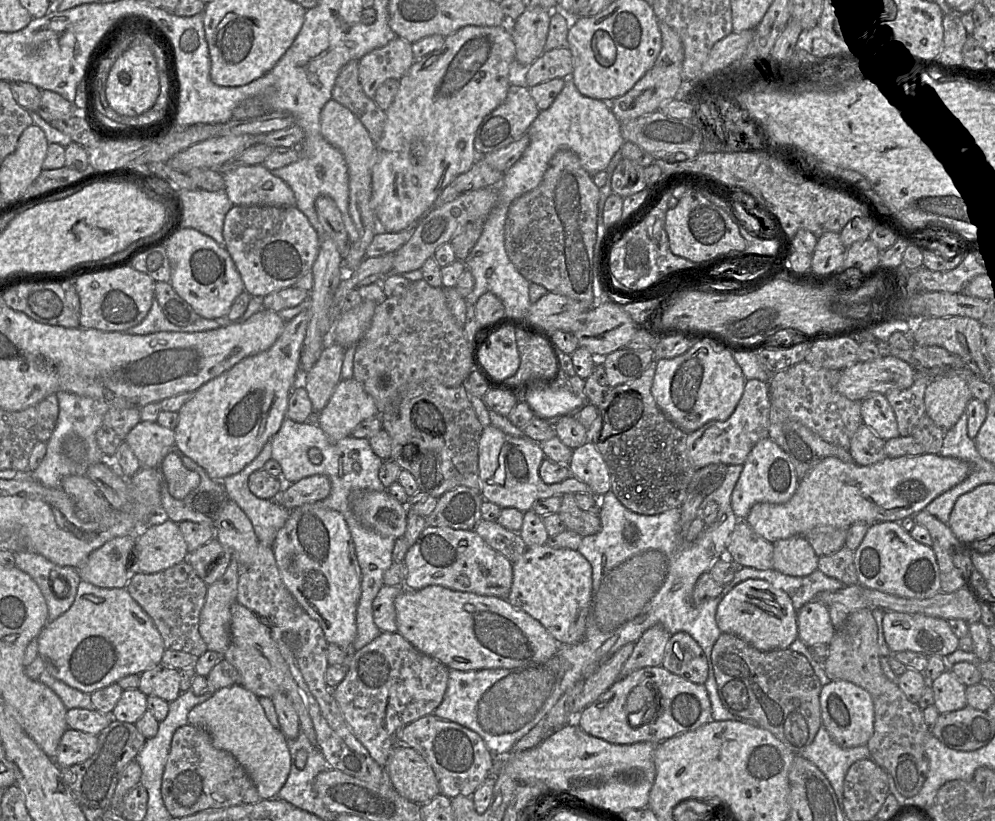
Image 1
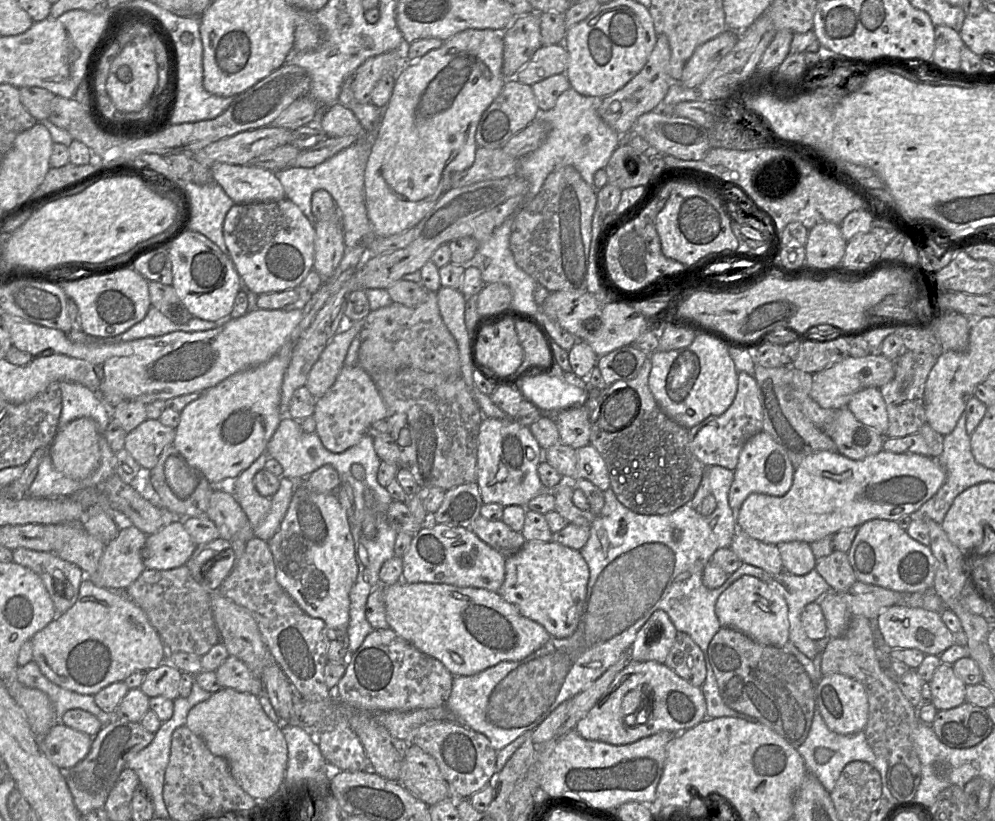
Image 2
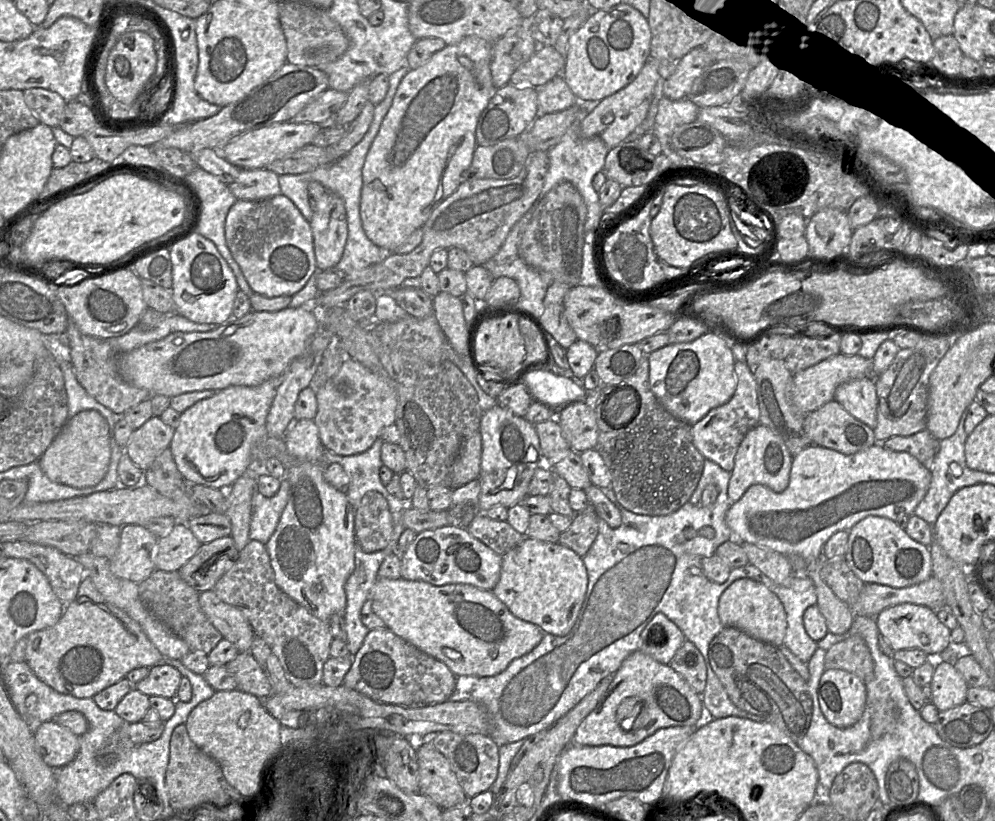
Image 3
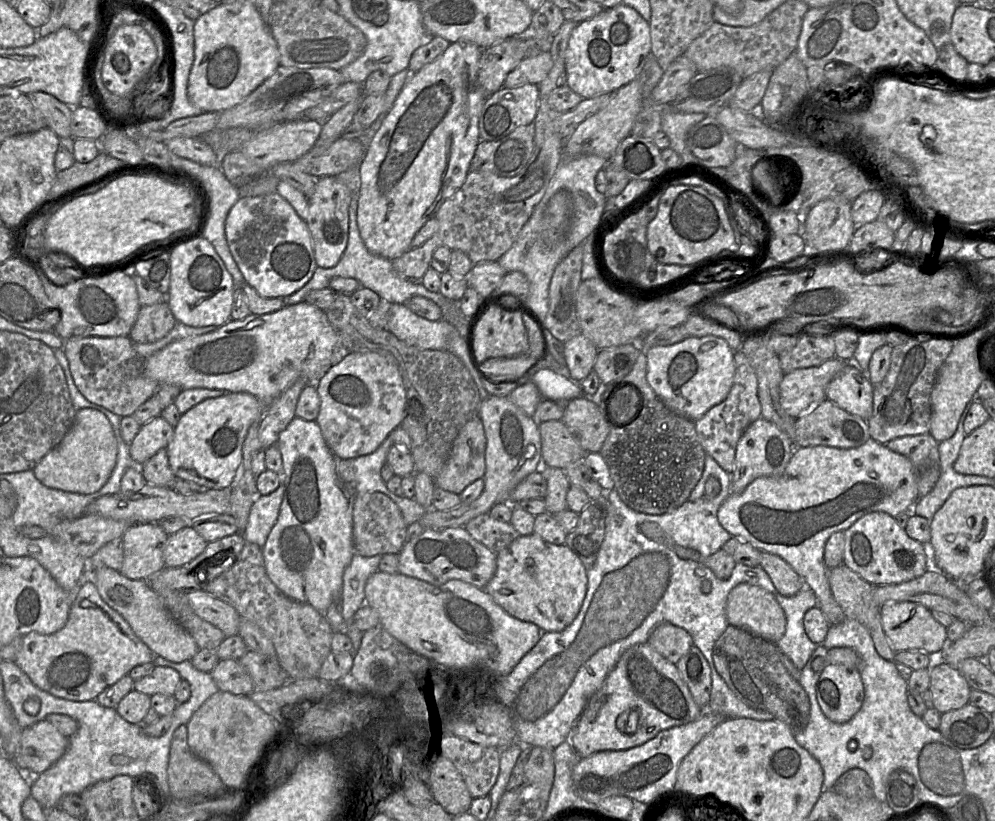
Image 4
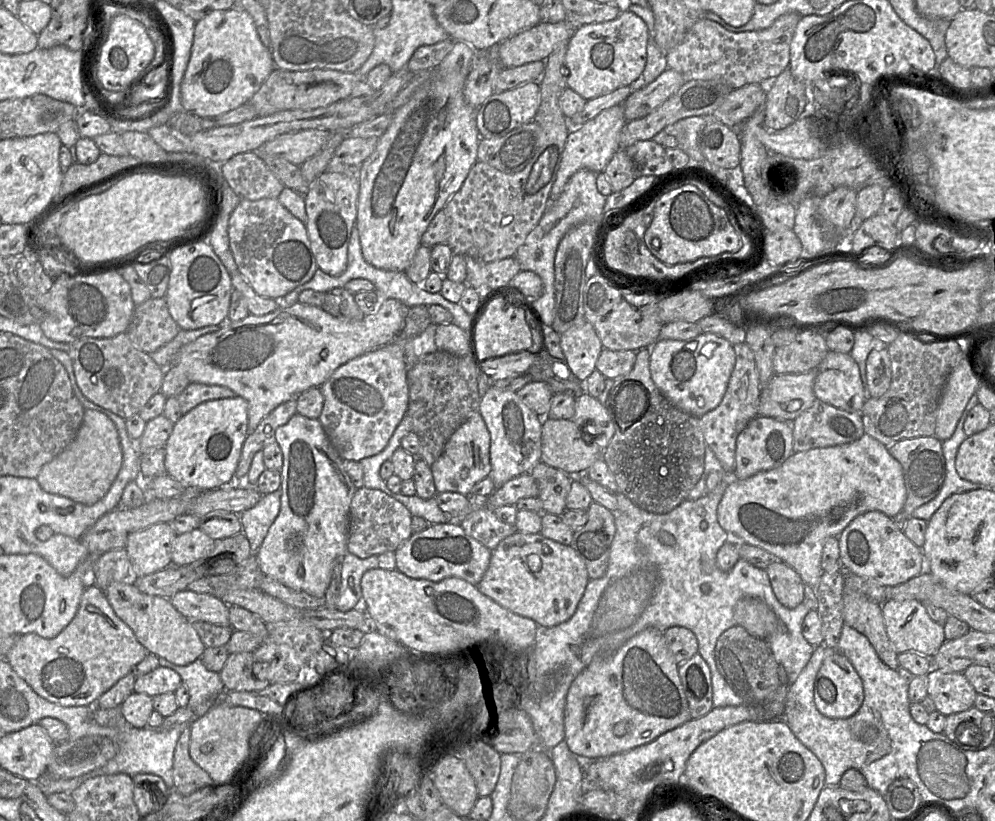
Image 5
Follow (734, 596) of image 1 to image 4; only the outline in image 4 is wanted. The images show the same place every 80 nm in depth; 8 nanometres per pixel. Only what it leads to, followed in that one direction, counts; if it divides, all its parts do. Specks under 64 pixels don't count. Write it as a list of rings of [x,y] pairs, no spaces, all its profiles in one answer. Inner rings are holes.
[[[747,583],[729,592],[725,614],[730,626],[774,644],[786,630],[785,614],[774,595]]]

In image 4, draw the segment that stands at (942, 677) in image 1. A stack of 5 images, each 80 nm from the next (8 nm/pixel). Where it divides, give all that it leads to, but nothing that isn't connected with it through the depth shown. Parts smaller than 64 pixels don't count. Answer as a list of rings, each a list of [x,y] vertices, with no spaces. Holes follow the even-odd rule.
[[[935,659],[935,665],[930,668],[929,690],[933,706],[942,714],[969,703],[972,689],[957,667]]]

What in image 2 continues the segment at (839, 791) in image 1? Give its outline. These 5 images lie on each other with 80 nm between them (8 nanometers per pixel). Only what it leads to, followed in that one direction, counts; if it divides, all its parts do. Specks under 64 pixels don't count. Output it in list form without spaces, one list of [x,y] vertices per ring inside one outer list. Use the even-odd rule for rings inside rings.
[[[817,704],[809,734],[797,750],[804,759],[807,772],[815,775],[829,793],[834,789],[842,770],[848,763],[862,761],[867,762],[879,772],[882,780],[882,798],[886,798],[890,803],[896,800],[892,797],[887,786],[888,763],[883,757],[876,756],[868,744],[864,731],[851,735],[841,735],[832,732],[822,718]]]

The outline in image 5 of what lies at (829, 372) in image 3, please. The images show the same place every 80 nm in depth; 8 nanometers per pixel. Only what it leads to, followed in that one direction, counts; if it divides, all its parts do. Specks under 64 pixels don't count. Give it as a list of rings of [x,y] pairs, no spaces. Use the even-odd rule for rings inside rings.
[[[811,369],[800,374],[773,375],[761,389],[758,416],[791,423],[817,400],[813,392],[816,374],[817,370]]]

